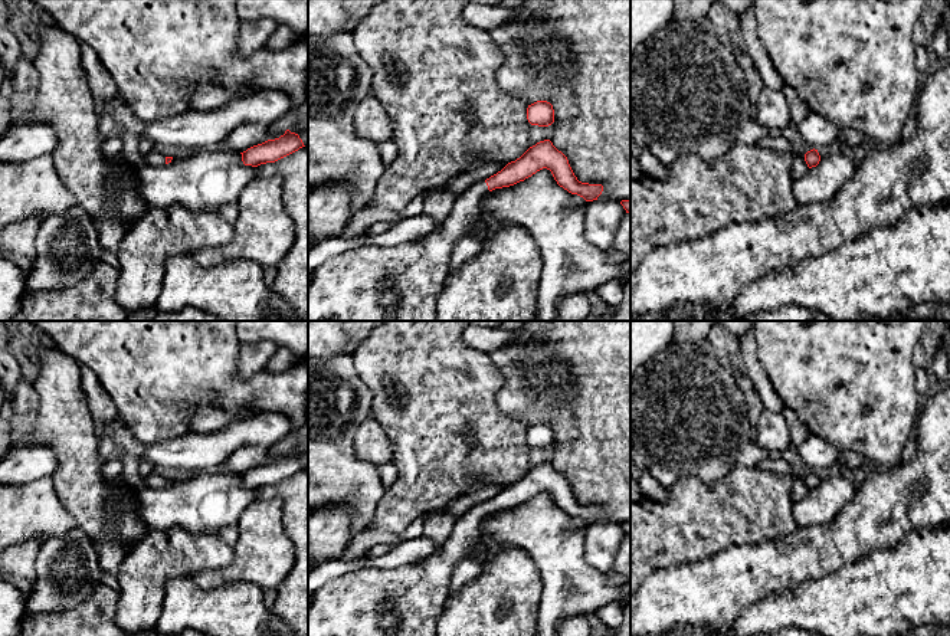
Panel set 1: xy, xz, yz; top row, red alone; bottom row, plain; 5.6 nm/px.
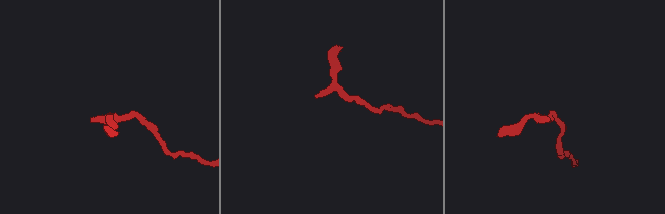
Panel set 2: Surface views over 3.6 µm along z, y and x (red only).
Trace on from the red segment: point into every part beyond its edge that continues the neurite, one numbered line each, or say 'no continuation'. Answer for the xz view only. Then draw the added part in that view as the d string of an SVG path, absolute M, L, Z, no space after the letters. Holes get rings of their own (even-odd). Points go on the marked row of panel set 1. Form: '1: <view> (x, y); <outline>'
1: xz (347, 287); M485 181L472 184L465 193L458 196L453 209L439 230L430 235L389 247L366 245L345 250L315 269L308 278L308 321L435 321L435 308L445 282L451 275L451 255L456 242L469 236L469 227L481 222L478 216L481 201L488 193ZM390 281L399 295L396 306L389 311L381 304L383 282Z

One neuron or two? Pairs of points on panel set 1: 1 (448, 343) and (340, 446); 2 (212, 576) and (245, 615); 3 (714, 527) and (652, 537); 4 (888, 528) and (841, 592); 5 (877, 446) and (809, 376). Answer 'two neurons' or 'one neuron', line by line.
1: two neurons
2: two neurons
3: one neuron
4: two neurons
5: one neuron

